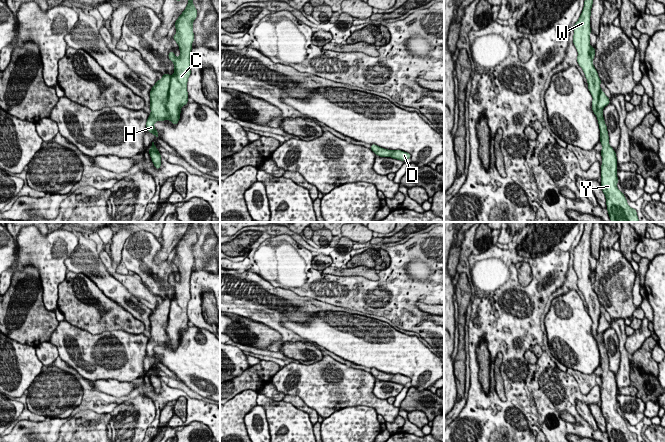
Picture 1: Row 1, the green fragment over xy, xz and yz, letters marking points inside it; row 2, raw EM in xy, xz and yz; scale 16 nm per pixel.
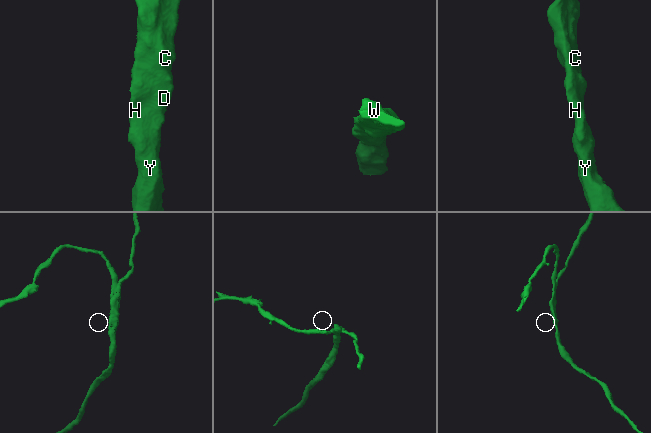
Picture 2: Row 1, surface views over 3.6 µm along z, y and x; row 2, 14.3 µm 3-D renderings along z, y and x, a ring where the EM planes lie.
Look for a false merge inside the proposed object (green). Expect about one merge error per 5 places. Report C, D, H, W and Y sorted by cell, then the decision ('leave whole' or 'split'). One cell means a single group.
C D H W Y | leave whole

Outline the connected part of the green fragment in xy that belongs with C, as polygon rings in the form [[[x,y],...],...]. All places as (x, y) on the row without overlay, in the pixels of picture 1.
[[[189,222],[188,228],[175,246],[176,258],[172,261],[179,270],[180,280],[176,281],[173,275],[168,278],[174,287],[174,298],[162,299],[150,315],[149,342],[146,353],[156,362],[159,358],[154,351],[157,345],[170,344],[176,349],[180,343],[181,331],[188,327],[187,306],[191,299],[190,277],[194,265],[193,245],[197,242],[197,234],[193,228],[193,222]]]

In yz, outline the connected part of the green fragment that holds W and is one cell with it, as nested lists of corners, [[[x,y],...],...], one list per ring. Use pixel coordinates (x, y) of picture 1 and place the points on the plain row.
[[[585,222],[580,242],[574,248],[573,267],[577,273],[577,286],[582,292],[593,321],[592,334],[597,341],[600,353],[601,380],[601,412],[606,422],[606,434],[610,442],[638,442],[636,433],[631,432],[625,419],[618,413],[617,381],[609,369],[607,350],[603,341],[603,332],[610,328],[609,322],[601,314],[601,304],[593,289],[595,272],[590,270],[590,240],[594,222]]]

